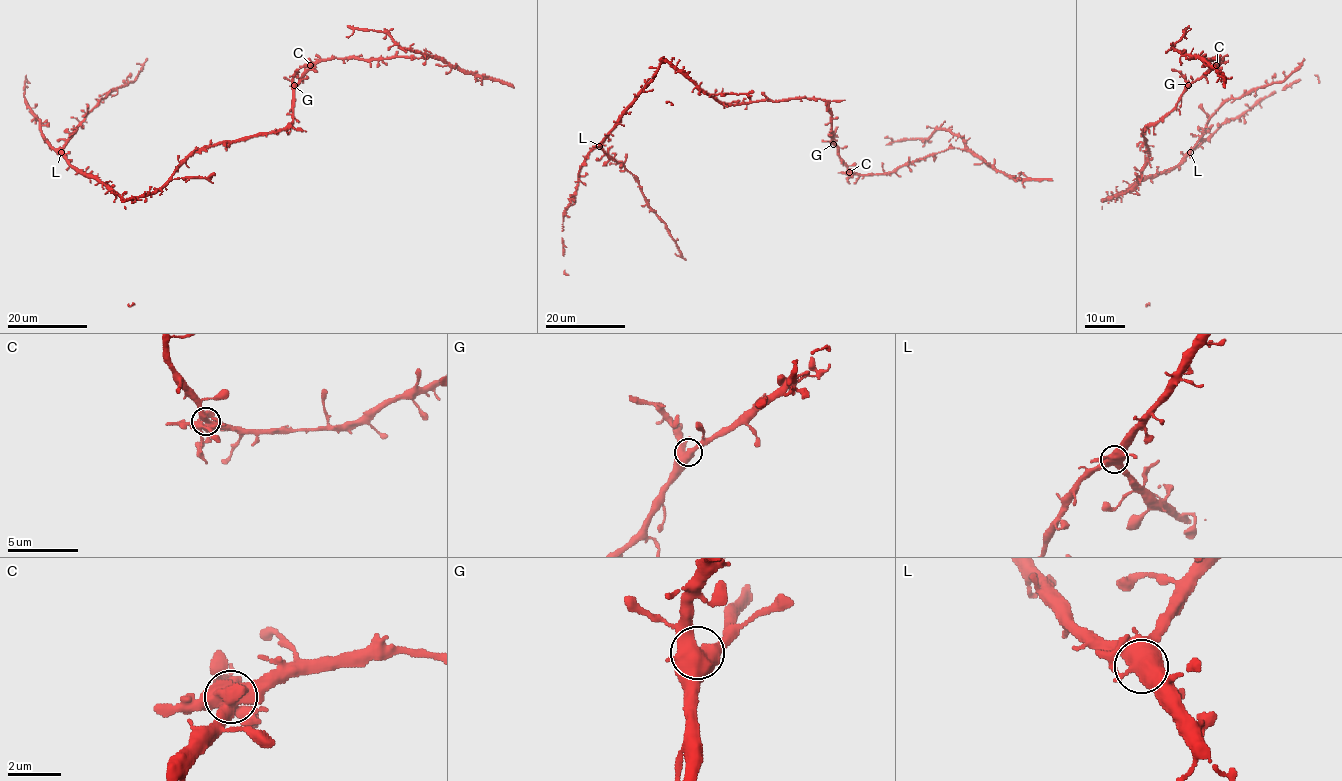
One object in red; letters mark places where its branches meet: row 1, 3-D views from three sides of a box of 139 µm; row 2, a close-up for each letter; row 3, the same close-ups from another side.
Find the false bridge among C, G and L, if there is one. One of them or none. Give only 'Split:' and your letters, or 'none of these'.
Split: C

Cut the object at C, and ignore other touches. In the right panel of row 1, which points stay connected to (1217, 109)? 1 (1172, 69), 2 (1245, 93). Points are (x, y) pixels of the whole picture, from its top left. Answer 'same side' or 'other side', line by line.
1: same side
2: same side

